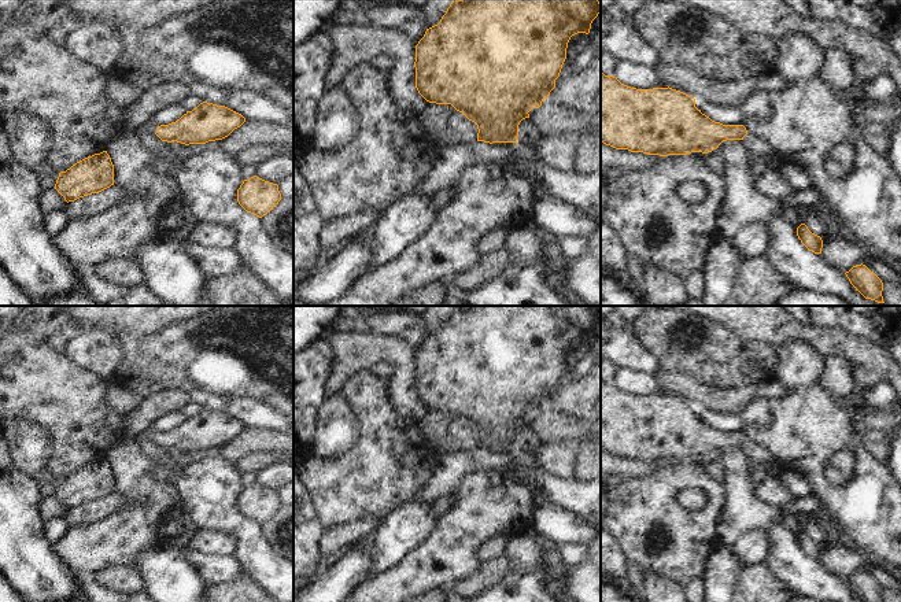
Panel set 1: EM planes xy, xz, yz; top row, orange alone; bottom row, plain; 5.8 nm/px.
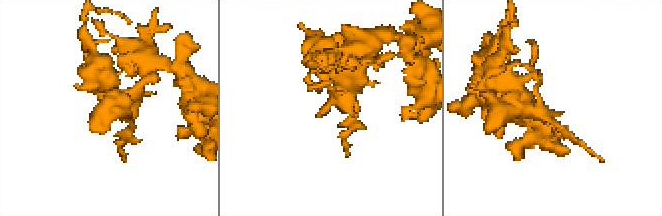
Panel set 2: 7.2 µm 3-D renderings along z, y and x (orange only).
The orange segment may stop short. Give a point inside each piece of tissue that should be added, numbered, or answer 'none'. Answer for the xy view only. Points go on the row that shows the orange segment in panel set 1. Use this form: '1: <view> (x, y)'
1: xy (148, 126)

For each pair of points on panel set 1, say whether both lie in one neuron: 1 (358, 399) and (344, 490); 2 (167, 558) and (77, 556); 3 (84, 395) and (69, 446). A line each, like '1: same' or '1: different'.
1: same
2: different
3: same

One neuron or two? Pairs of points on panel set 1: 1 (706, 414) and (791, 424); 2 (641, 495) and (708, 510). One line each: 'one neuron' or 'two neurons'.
1: two neurons
2: one neuron

